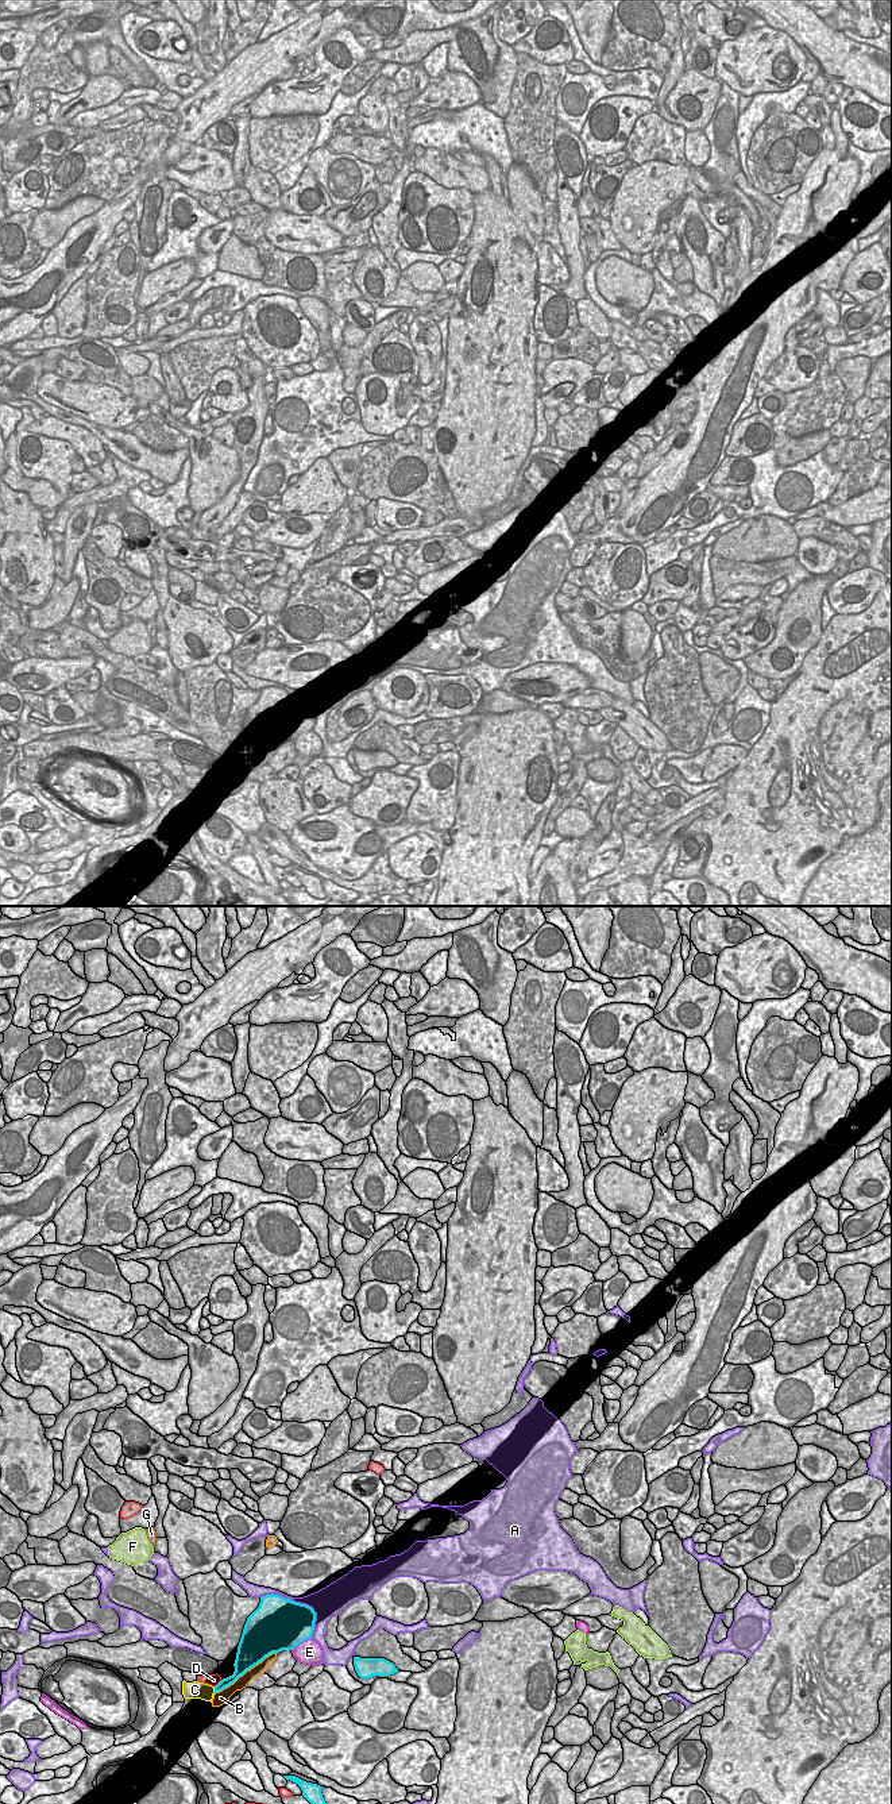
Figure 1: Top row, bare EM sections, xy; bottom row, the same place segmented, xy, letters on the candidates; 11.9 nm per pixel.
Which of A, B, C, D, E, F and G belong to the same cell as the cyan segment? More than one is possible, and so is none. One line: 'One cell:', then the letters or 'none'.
One cell: none

